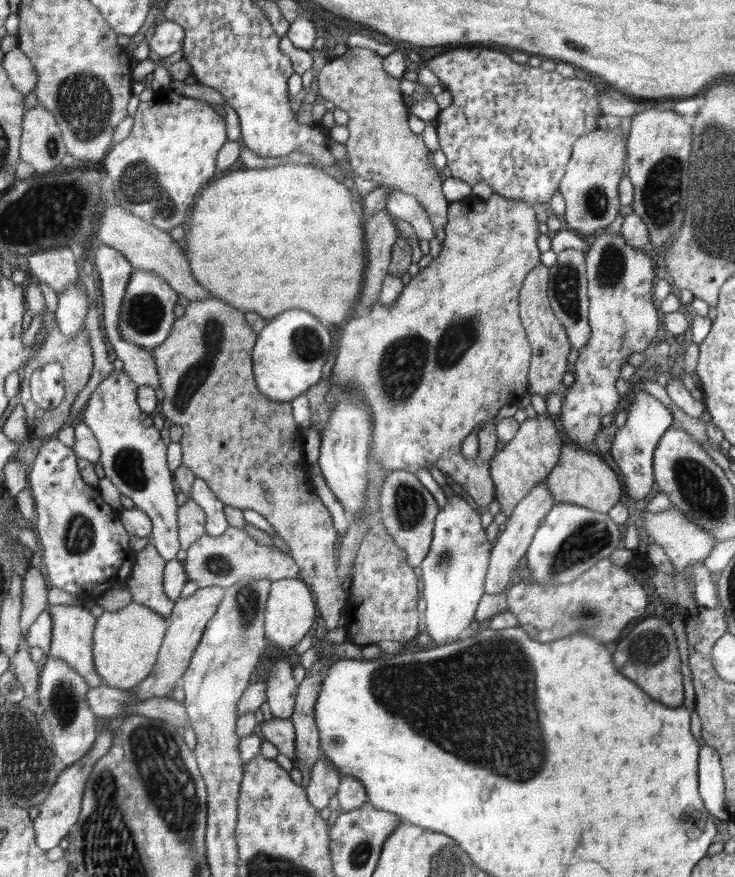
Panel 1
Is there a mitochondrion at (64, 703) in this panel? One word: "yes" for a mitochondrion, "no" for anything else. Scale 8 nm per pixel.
yes

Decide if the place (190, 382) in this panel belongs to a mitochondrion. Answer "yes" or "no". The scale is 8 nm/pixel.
yes

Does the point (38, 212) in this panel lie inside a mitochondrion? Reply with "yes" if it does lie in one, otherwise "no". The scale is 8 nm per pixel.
yes

